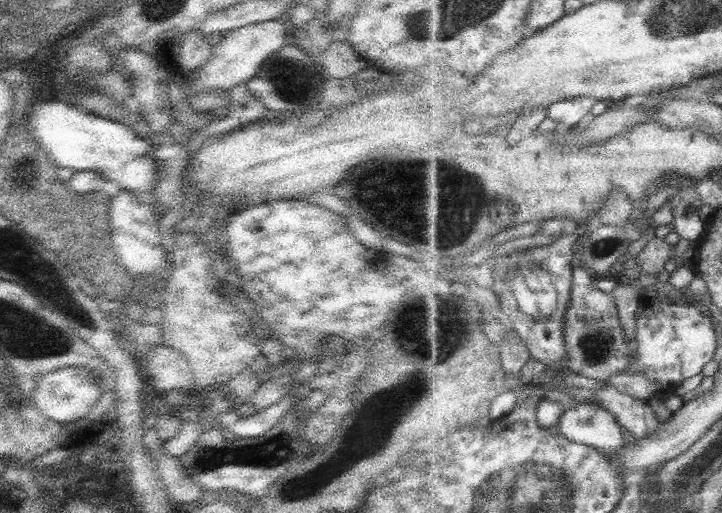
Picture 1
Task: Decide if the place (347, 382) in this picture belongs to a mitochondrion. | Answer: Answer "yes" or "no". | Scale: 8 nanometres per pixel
no

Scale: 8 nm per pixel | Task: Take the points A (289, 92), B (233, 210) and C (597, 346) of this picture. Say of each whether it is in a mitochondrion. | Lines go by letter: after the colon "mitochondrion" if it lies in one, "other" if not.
A: other
B: other
C: mitochondrion

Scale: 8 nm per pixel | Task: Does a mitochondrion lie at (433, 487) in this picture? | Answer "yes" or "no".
no

